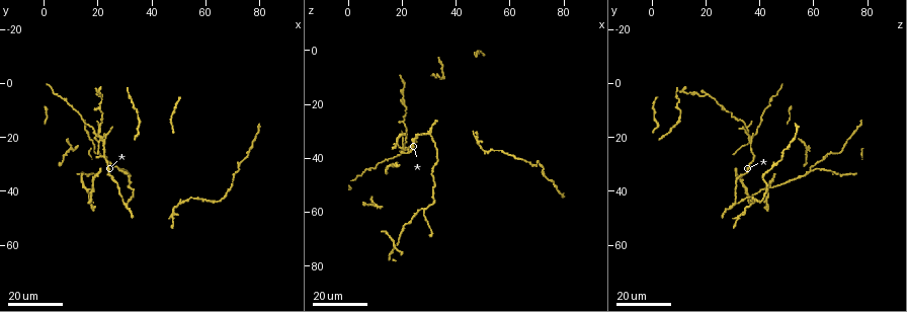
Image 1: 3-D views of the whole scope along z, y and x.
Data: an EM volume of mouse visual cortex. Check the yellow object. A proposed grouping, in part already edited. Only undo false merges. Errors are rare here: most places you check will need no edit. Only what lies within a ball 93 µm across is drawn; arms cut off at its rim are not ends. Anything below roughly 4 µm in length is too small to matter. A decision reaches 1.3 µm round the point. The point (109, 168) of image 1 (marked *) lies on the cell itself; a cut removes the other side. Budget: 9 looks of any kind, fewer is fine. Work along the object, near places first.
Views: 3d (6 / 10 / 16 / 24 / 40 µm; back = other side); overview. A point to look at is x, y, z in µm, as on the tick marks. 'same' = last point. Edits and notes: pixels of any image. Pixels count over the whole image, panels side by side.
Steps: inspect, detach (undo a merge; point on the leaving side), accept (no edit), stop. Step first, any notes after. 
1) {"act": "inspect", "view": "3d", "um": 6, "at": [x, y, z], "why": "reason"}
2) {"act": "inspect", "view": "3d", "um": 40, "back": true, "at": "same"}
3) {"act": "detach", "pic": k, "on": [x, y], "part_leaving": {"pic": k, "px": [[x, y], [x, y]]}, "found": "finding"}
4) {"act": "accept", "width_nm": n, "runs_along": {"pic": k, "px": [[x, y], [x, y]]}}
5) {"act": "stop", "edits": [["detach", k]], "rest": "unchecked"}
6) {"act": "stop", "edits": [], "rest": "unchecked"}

{"act": "inspect", "view": "3d", "um": 16, "at": [47, 50, 33], "why": "thin arm on a thick one"}

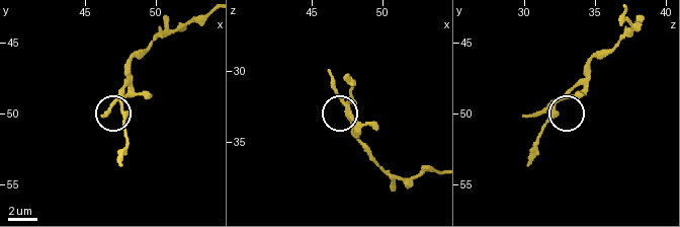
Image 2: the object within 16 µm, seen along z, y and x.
{"act": "inspect", "view": "3d", "um": 6, "at": [47.6, 49.2, 32.2]}

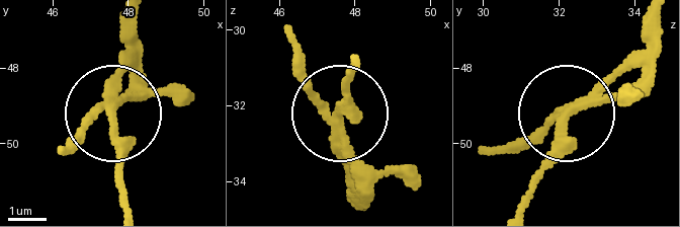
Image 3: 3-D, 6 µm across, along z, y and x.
{"act": "accept", "arms": 3, "found": "continuous, no second cell"}

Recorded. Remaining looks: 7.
{"act": "inspect", "view": "3d", "um": 24, "at": [27, 33, 59], "why": "a fork"}

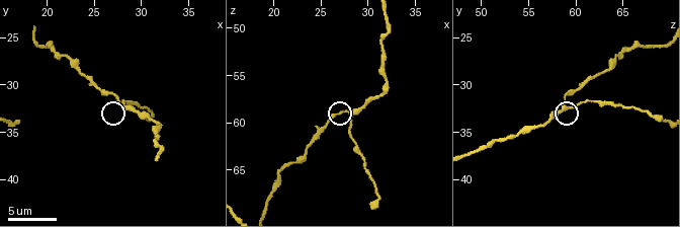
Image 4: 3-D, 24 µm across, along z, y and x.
{"act": "inspect", "view": "3d", "um": 6, "at": [28.2, 32.2, 58.8]}

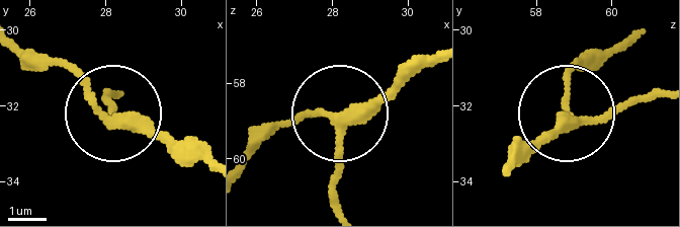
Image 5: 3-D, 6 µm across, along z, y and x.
{"act": "inspect", "view": "3d", "um": 6, "back": true, "at": [28.20, 32.35, 59.00], "why": "from behind"}

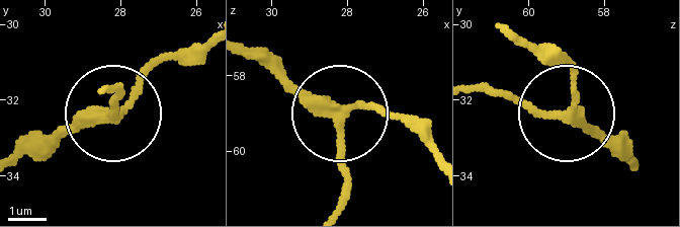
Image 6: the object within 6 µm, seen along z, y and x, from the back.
{"act": "accept", "side_arm_um": 12, "runs_along": {"pic": 6, "px": [[22, 158], [106, 112], [119, 90]]}, "found": "all the same cell"}

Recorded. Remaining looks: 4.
{"act": "inspect", "view": "3d", "um": 16, "at": [30, 44, 31]}

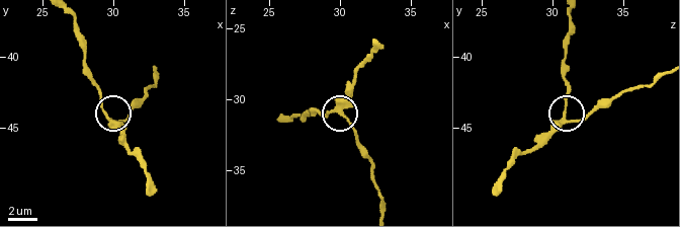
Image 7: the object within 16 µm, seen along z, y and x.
{"act": "inspect", "view": "3d", "um": 6, "at": [30.2, 44.4, 31.0]}

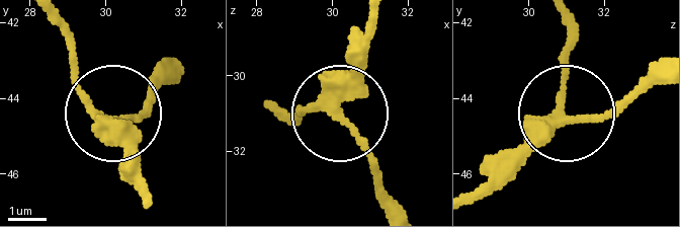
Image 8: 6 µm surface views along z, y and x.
{"act": "accept", "arms": 3, "runs_along": {"pic": 8, "px": [[566, 21], [562, 119], [501, 183]]}, "found": "all the same cell"}

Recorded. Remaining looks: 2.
{"act": "inspect", "view": "3d", "um": 16, "at": [34, 8, 10], "why": "small branch off a trunk"}

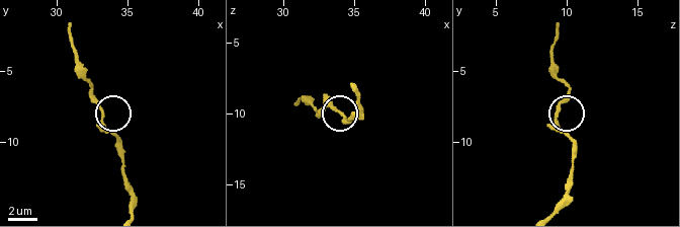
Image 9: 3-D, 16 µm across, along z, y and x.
{"act": "inspect", "view": "3d", "um": 10, "at": [33.2, 8.0, 9.2], "why": "zoom in"}

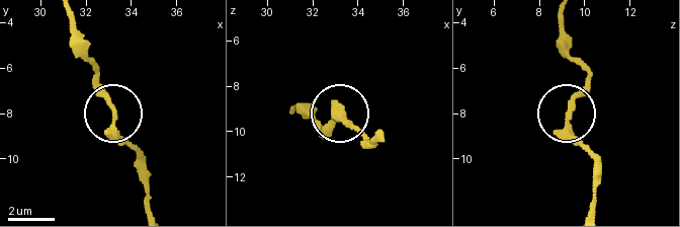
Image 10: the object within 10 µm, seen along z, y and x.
{"act": "accept", "arms": 3, "found": "all the same cell"}

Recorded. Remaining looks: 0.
{"act": "stop", "edits": [], "rest": "unchecked"}

